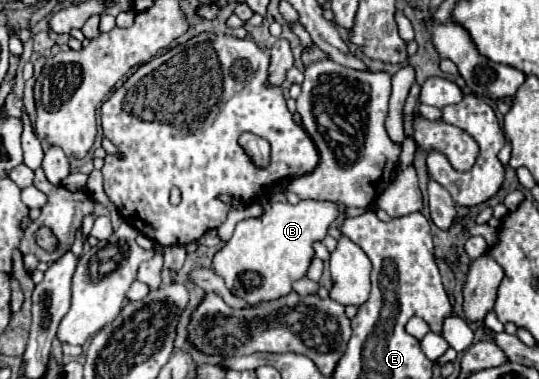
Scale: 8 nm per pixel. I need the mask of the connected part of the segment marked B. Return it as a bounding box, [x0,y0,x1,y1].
[212,200,338,304]

